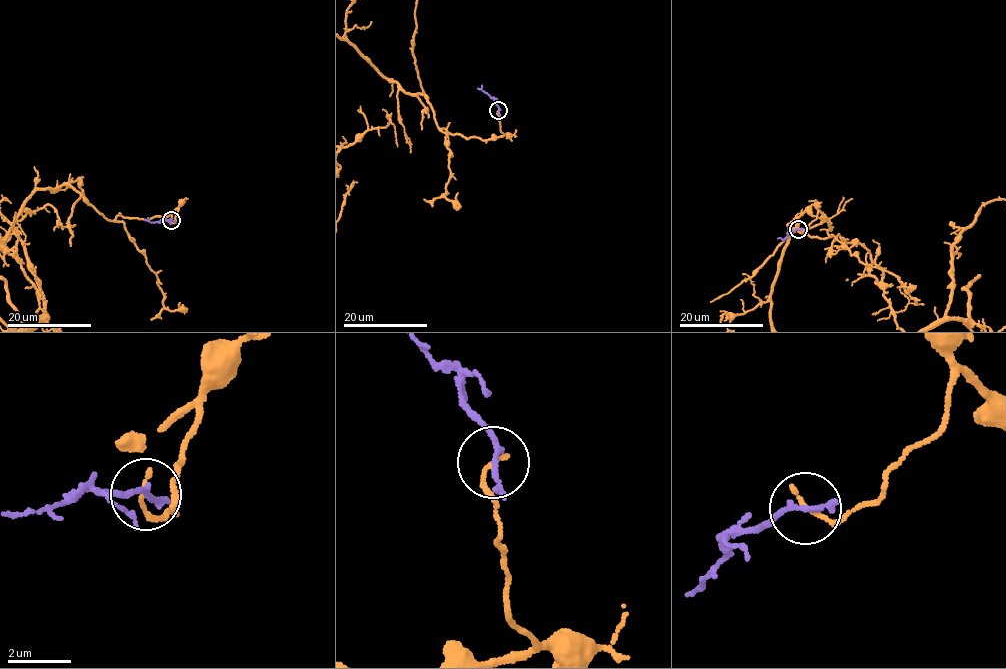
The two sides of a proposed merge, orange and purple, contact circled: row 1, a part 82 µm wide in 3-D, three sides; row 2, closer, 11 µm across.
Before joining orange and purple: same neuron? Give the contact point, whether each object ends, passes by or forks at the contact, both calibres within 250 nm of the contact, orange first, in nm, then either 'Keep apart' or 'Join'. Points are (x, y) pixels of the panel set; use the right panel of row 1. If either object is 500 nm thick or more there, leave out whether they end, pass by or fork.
Place: (798, 229). At the ring orange ends. At the ring purple ends. Thickness 150 nm (orange) against 240 nm. Keep apart

